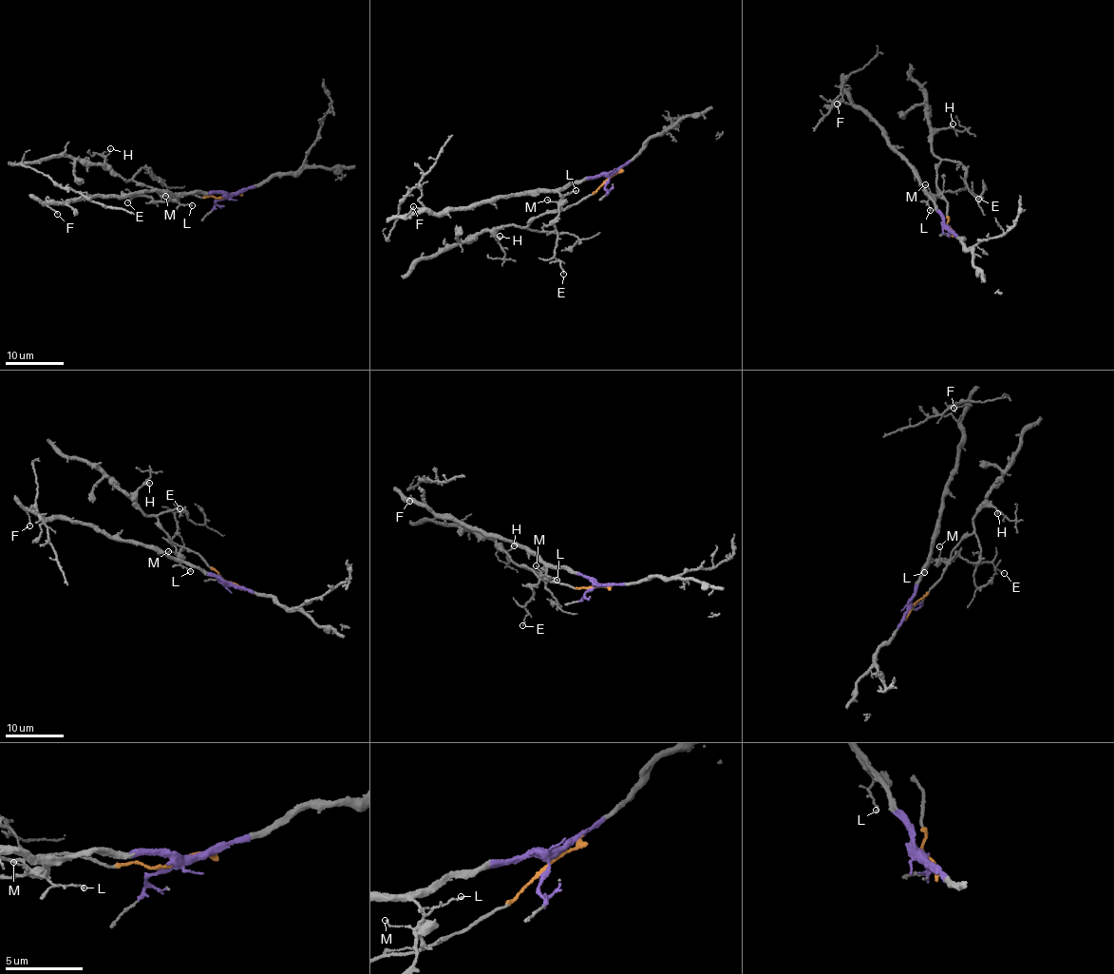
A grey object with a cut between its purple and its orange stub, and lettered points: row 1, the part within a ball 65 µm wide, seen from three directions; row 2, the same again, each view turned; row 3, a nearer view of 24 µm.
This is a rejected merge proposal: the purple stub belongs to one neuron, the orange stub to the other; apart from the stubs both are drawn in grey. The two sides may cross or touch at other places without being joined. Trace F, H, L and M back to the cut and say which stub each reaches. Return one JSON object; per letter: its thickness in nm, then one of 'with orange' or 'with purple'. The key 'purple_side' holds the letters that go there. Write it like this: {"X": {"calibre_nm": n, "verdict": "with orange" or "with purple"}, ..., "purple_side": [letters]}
{"F": {"calibre_nm": 110, "verdict": "with purple"}, "H": {"calibre_nm": 100, "verdict": "with orange"}, "L": {"calibre_nm": 130, "verdict": "with purple"}, "M": {"calibre_nm": 110, "verdict": "with purple"}, "purple_side": ["F", "L", "M"]}

